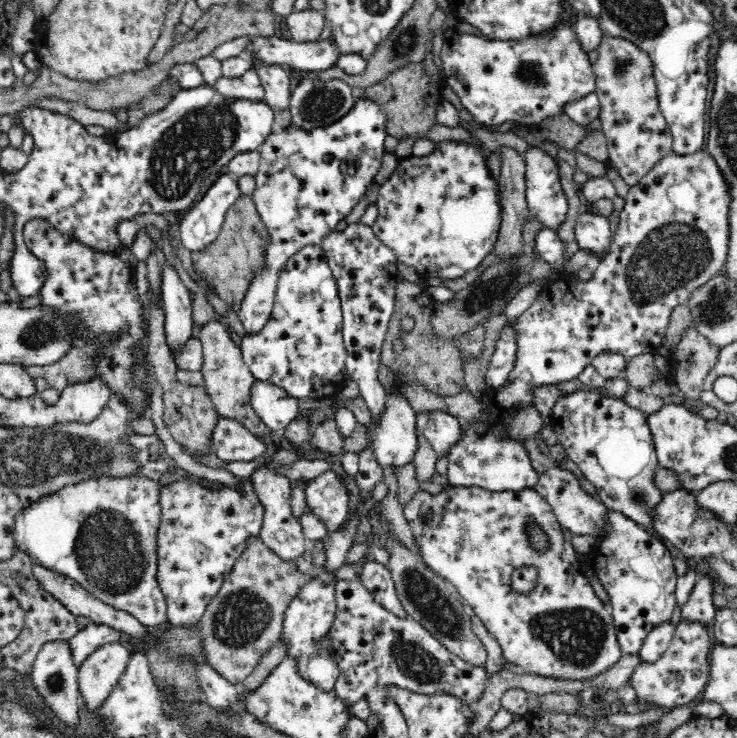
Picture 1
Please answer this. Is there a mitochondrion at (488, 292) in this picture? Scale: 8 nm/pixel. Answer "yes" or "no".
yes

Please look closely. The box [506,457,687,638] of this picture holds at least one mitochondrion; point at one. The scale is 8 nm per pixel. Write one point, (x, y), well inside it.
(637, 494)

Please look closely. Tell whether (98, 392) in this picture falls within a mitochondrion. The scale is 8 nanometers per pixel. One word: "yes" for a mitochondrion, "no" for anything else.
no

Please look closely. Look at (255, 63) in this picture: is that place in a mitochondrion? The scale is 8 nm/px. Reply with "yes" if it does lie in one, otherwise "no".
no

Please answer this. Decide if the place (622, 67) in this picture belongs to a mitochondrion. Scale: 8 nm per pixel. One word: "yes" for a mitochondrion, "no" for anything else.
yes

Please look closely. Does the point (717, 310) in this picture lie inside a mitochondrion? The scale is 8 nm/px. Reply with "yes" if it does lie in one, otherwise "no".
yes

